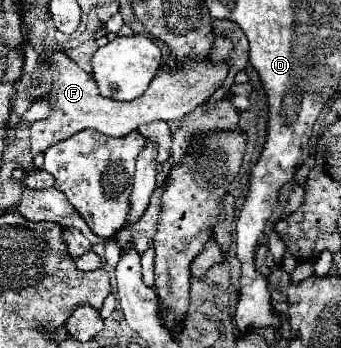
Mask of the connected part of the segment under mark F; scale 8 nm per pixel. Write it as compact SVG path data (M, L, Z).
M219 35L215 37L215 45L207 57L195 57L191 65L185 63L169 63L163 65L165 69L159 69L159 73L153 77L147 93L133 101L115 101L99 95L99 89L95 85L95 79L85 73L81 67L75 65L73 59L69 59L63 53L55 53L49 57L45 69L43 69L43 83L35 85L31 95L39 95L53 103L53 113L31 125L31 153L33 157L37 153L45 153L51 145L83 131L83 129L95 129L111 137L125 137L127 133L135 131L141 123L151 123L157 119L163 121L177 121L183 115L191 113L197 105L207 101L225 81L229 73L227 57L231 53L233 45L231 39Z

